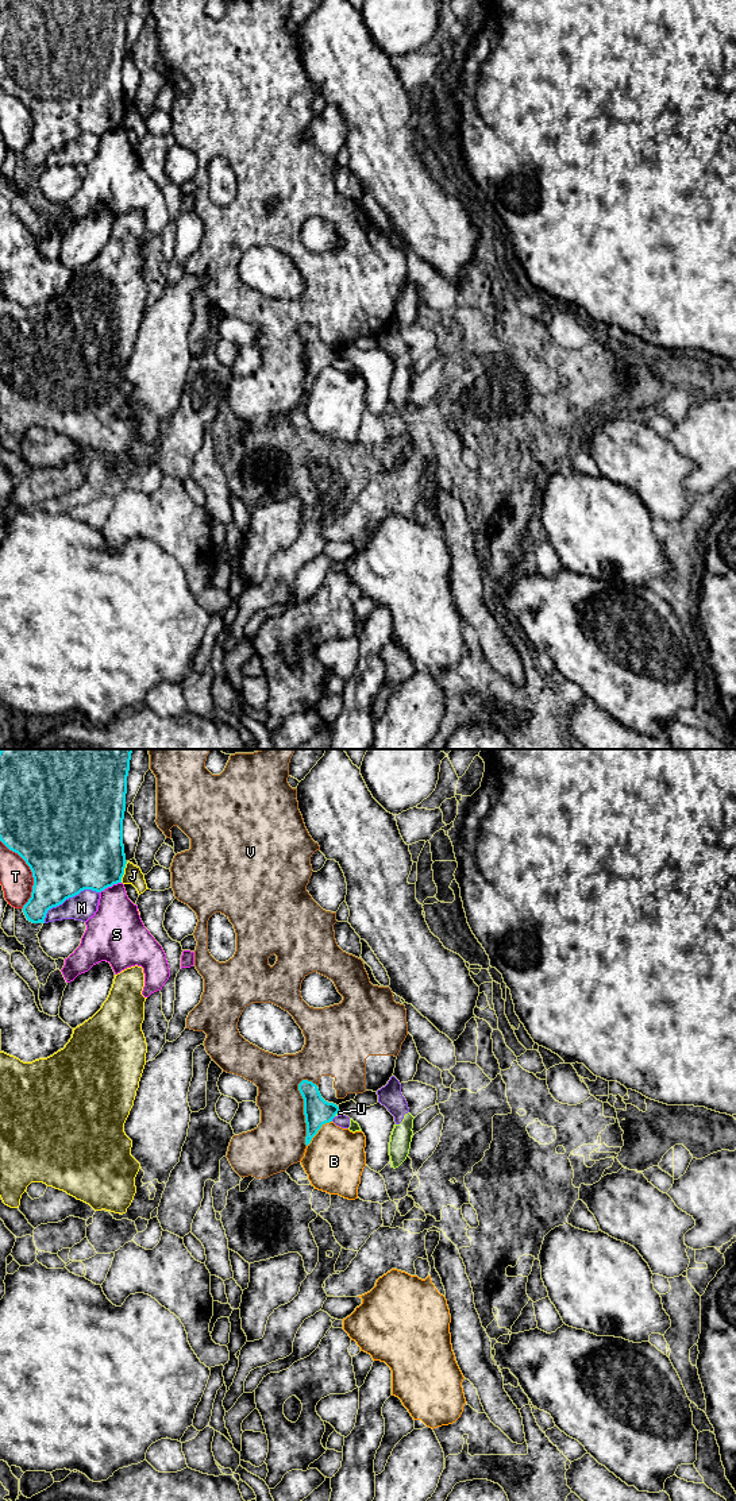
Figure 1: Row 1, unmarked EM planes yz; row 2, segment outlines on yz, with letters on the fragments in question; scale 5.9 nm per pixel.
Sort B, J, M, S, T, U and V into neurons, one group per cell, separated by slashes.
B / J / M U / S / T / V

